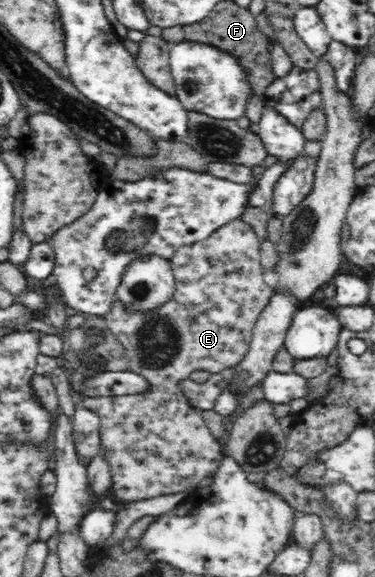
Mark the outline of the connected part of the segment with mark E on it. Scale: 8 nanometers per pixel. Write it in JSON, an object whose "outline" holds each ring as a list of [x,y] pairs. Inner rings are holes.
{"outline":[[[241,218],[234,219],[228,222],[228,224],[222,225],[216,232],[208,236],[206,240],[190,244],[188,247],[181,247],[176,252],[171,262],[174,280],[176,281],[176,292],[174,292],[173,299],[169,301],[165,306],[160,309],[154,310],[154,312],[148,313],[126,313],[123,311],[124,306],[116,302],[113,304],[113,308],[109,314],[103,316],[106,321],[106,325],[112,334],[116,336],[118,341],[122,343],[124,351],[126,351],[126,357],[128,357],[128,372],[136,372],[140,374],[144,379],[150,383],[150,390],[144,392],[144,394],[129,394],[120,396],[97,396],[97,397],[85,397],[84,407],[93,409],[98,415],[98,419],[101,420],[101,448],[106,451],[106,459],[110,463],[111,486],[114,495],[118,497],[121,502],[140,502],[140,500],[148,500],[148,498],[156,498],[156,496],[178,494],[178,492],[194,493],[198,488],[198,484],[202,484],[202,480],[210,480],[210,476],[214,476],[214,473],[218,470],[220,463],[223,459],[222,452],[224,451],[224,444],[219,443],[216,440],[200,415],[200,410],[194,408],[186,395],[180,388],[180,381],[186,380],[192,372],[195,370],[206,370],[211,373],[217,373],[225,368],[232,368],[236,366],[242,359],[245,358],[246,353],[249,351],[251,340],[253,337],[253,330],[255,322],[258,320],[262,310],[269,304],[270,296],[273,295],[273,289],[270,288],[264,279],[262,279],[263,269],[260,265],[260,249],[261,238],[257,235],[257,232],[249,225],[246,224]]]}

